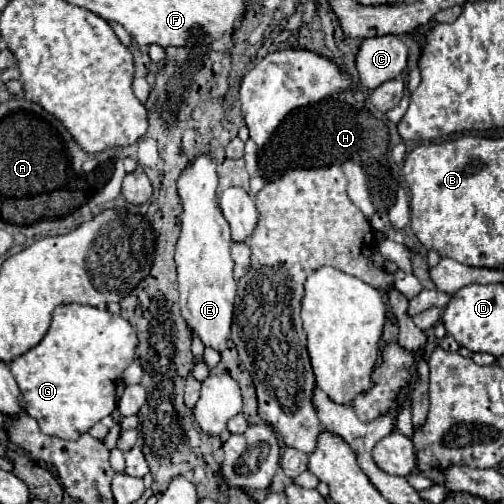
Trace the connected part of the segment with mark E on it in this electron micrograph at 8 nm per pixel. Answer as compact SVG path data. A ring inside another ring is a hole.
M198 156L178 178L178 194L182 198L184 214L182 234L176 244L176 266L182 318L206 348L222 352L230 336L236 280L232 278L234 262L230 258L230 226L218 208L216 186L216 164L208 156Z

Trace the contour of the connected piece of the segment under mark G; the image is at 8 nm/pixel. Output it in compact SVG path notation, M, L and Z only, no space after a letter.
M58 306L42 342L10 364L28 416L36 418L48 436L80 438L116 408L118 380L134 360L136 346L136 332L122 316L94 306Z

